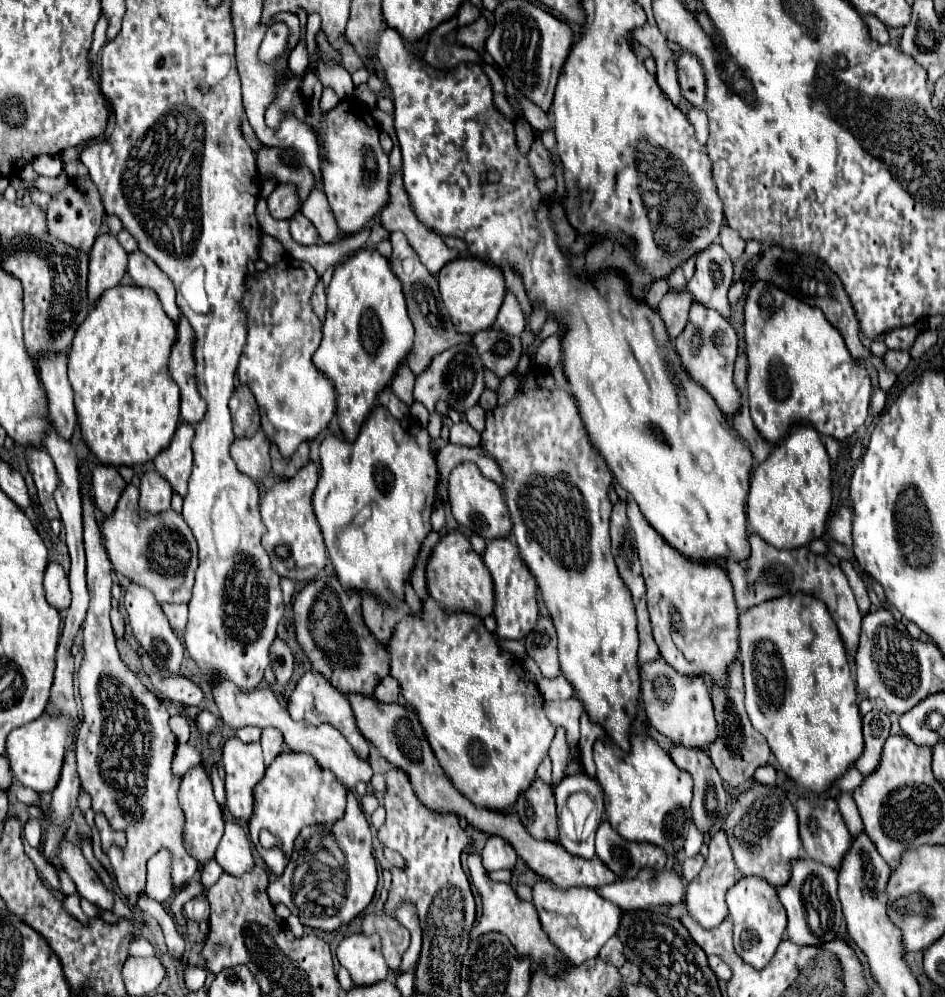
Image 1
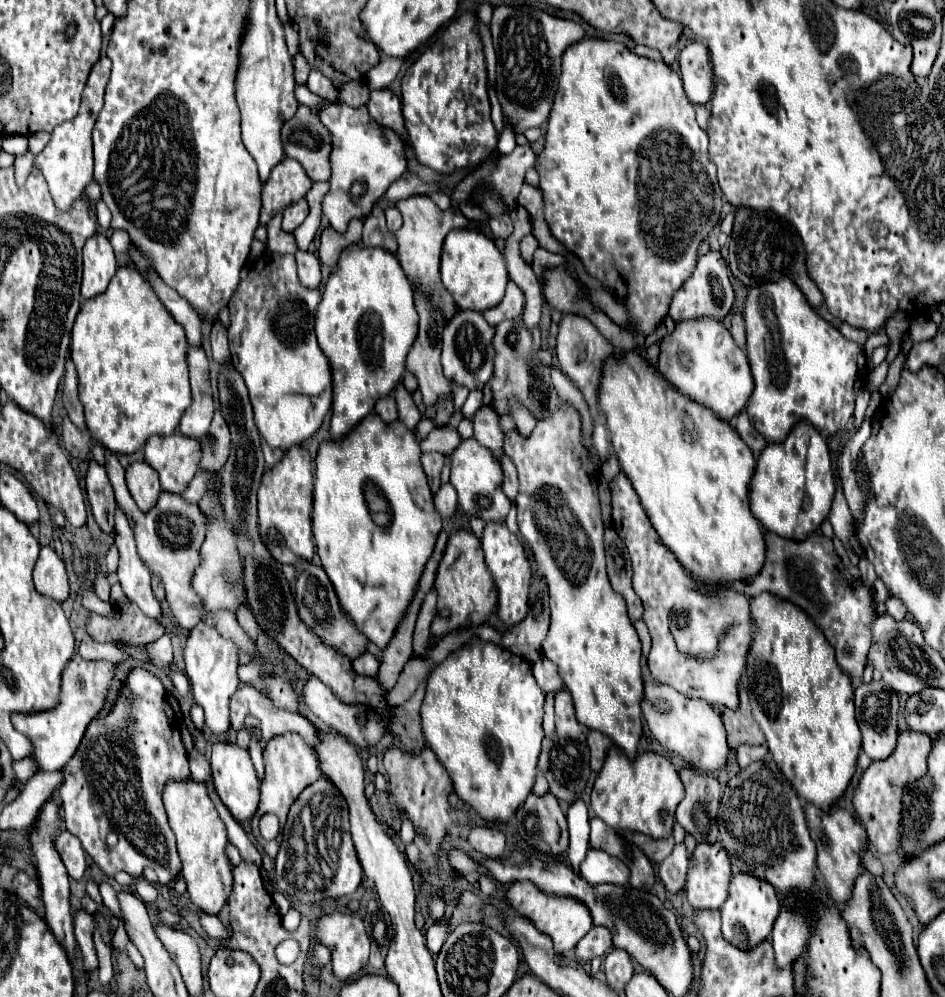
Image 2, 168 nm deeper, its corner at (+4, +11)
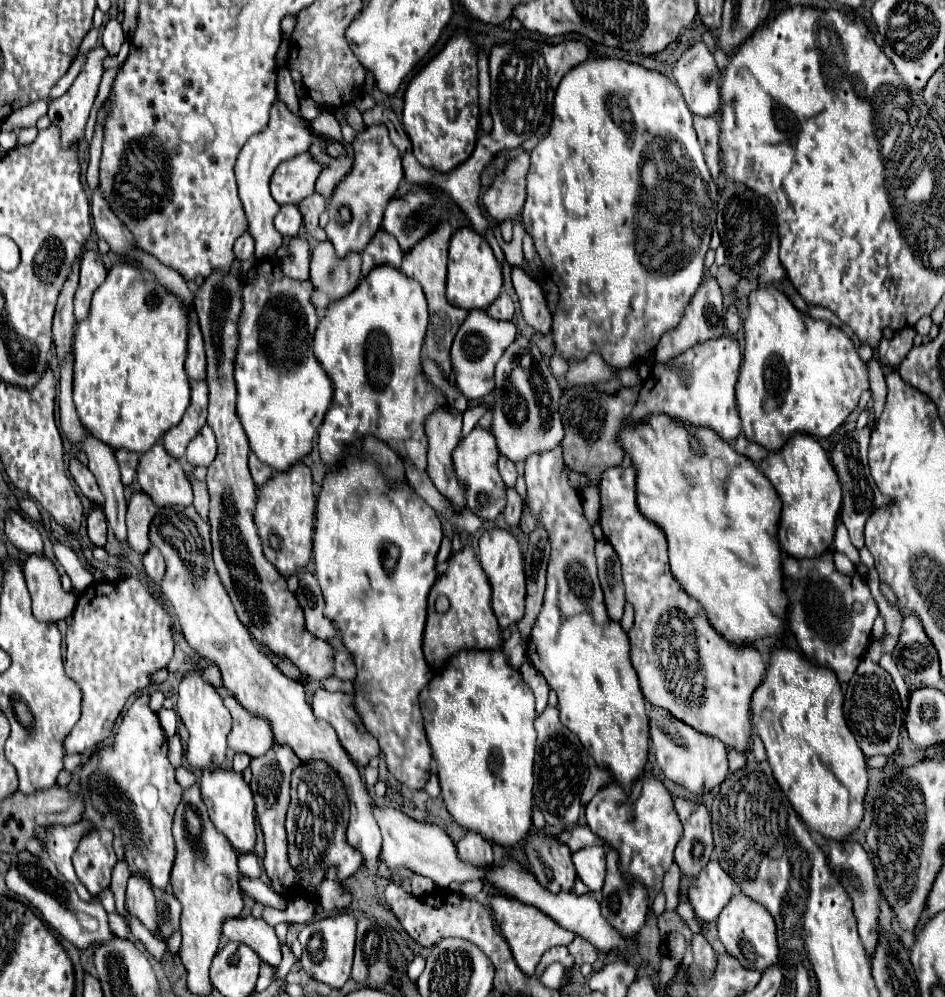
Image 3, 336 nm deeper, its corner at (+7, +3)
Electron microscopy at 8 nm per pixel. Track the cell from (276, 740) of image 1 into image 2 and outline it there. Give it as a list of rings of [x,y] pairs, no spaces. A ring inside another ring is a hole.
[[[254,730],[252,742],[250,742],[250,756],[252,756],[254,768],[256,768],[258,780],[262,780],[262,778],[264,778],[264,764],[262,764],[262,746],[260,746],[260,740],[258,740],[258,732],[256,732],[256,730]]]

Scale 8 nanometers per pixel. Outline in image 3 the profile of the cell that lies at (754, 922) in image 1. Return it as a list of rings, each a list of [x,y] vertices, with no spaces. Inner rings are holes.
[[[743,892],[731,896],[727,906],[721,910],[719,920],[717,920],[717,930],[727,954],[737,958],[743,968],[763,972],[765,968],[777,962],[779,948],[777,948],[775,922],[769,916],[769,912],[761,908],[761,904],[757,904],[755,900],[749,900],[749,896],[745,896]]]

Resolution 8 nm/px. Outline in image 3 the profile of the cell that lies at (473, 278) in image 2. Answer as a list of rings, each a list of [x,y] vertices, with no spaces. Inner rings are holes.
[[[461,228],[449,242],[449,272],[447,272],[447,300],[463,310],[485,310],[501,292],[501,268],[491,246],[473,230]]]

